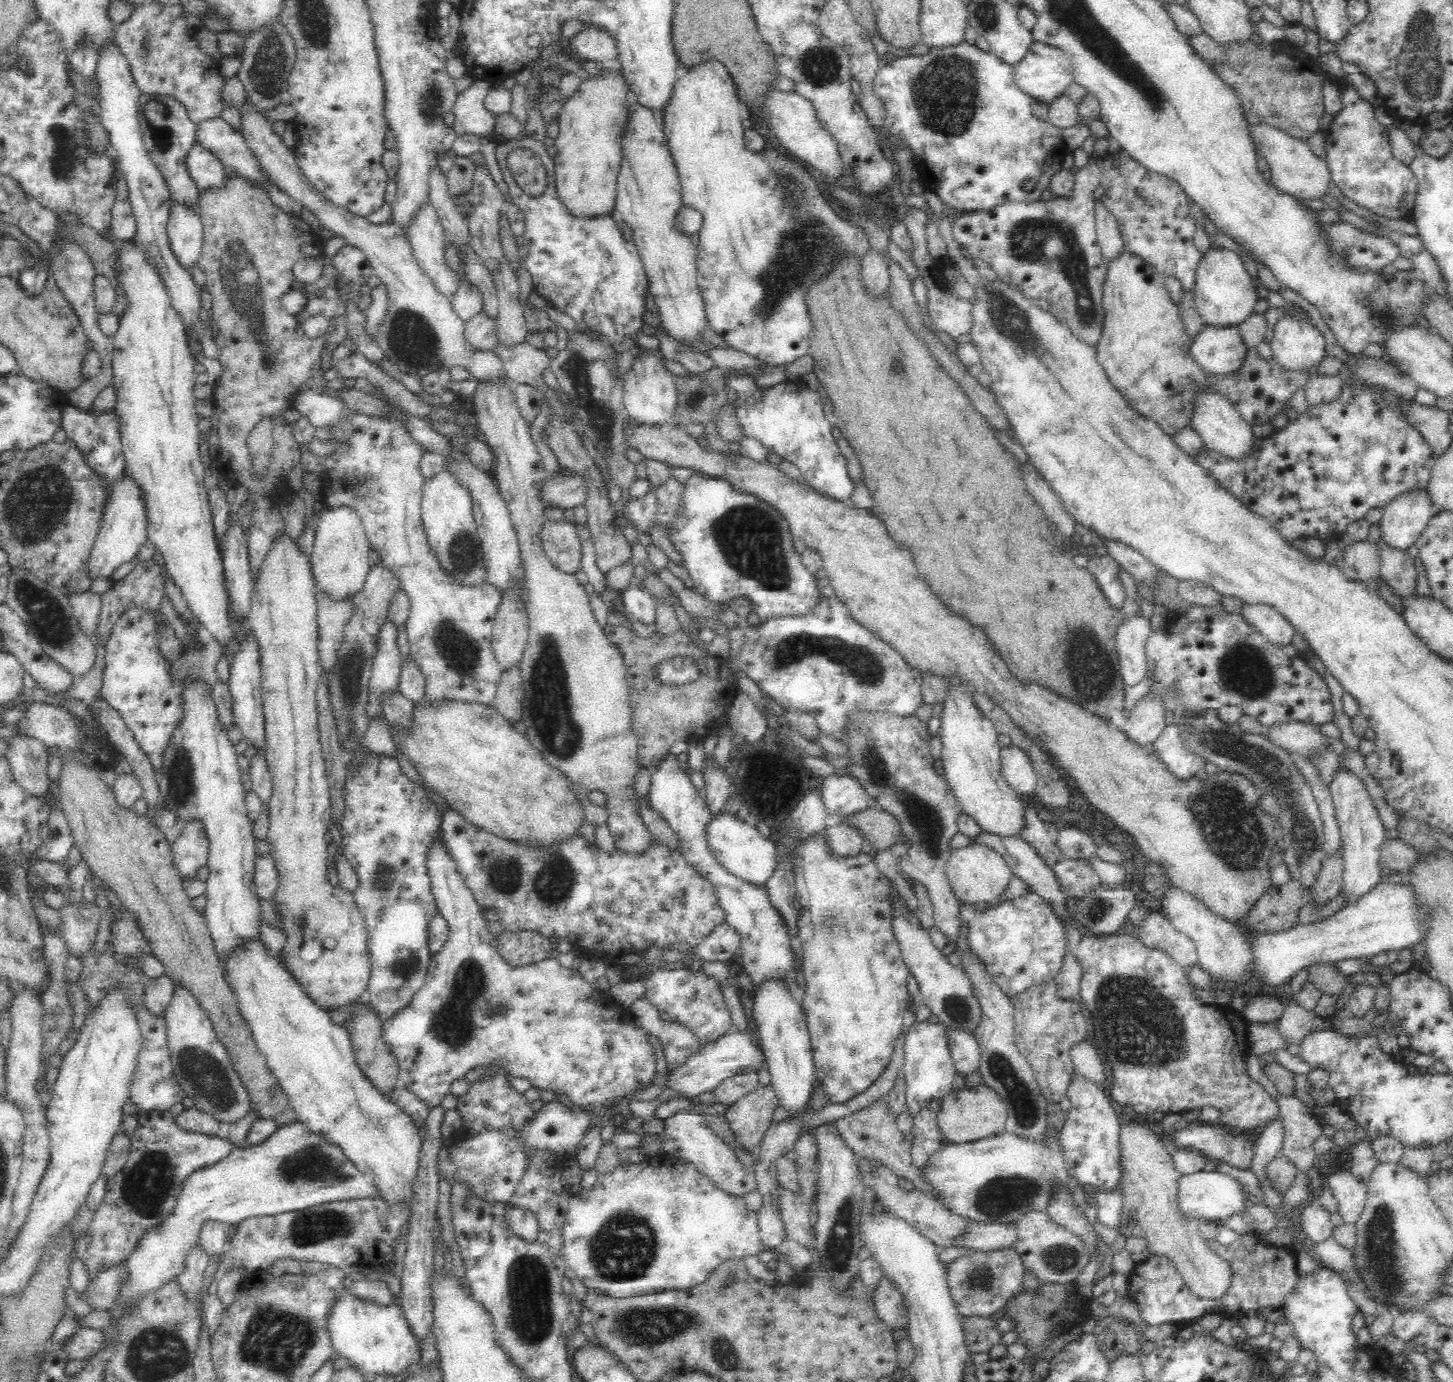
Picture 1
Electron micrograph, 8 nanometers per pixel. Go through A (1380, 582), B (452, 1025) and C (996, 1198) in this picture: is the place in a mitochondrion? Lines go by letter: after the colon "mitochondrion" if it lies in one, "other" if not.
A: other
B: mitochondrion
C: mitochondrion

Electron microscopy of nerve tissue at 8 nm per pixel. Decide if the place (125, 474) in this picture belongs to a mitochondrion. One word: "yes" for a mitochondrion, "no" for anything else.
no

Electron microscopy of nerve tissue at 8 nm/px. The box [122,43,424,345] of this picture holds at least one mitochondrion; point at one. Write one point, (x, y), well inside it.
(157, 117)

